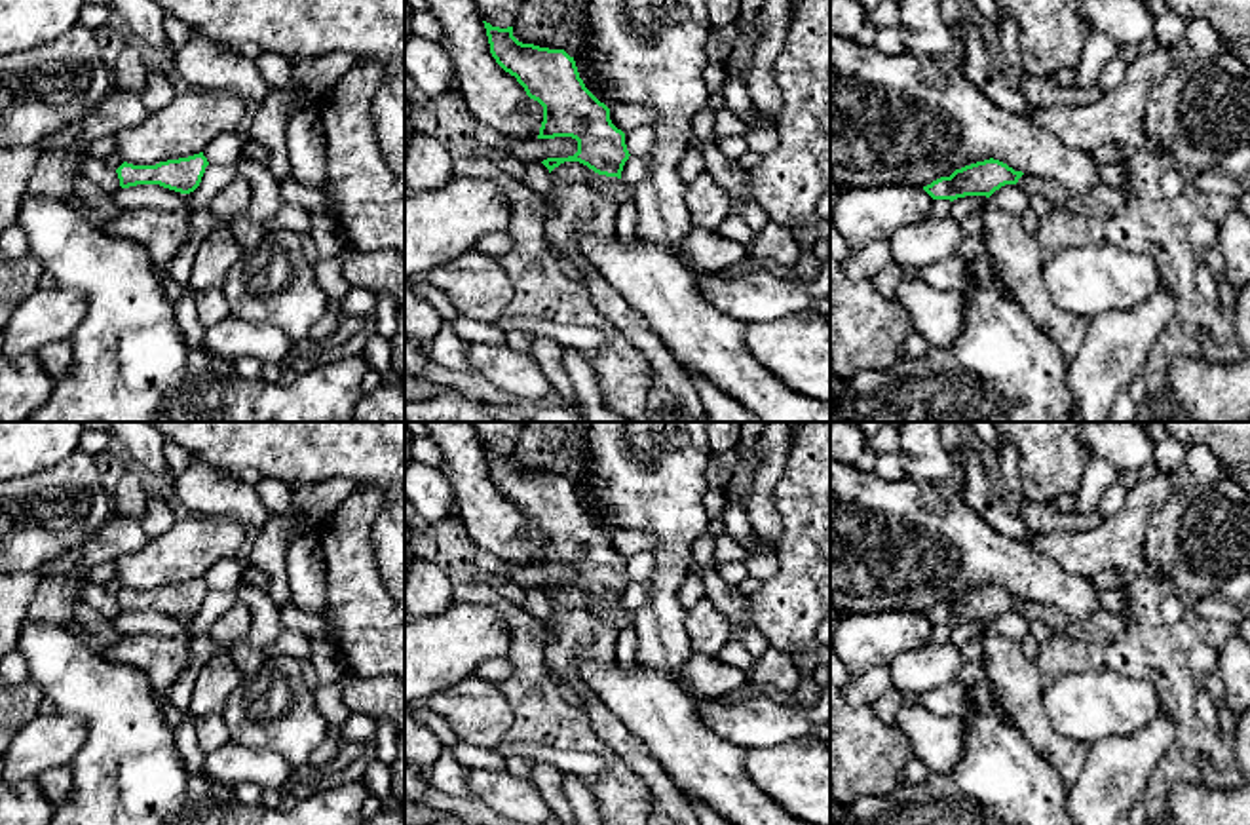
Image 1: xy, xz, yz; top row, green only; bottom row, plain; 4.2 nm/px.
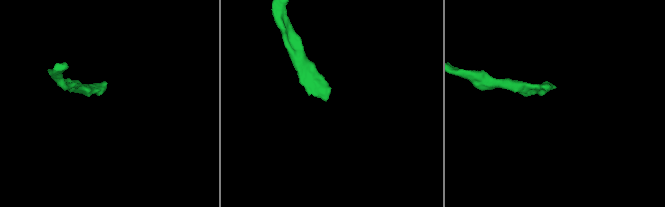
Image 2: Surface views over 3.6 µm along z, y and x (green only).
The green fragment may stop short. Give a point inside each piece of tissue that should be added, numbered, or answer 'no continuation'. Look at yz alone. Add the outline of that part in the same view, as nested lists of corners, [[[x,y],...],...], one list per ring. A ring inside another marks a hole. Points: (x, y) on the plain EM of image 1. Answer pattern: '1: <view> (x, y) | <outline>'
1: yz (1102, 626) | [[[1026,599],[1018,604],[1016,610],[1030,622],[1041,620],[1052,631],[1089,643],[1109,643],[1121,637],[1128,624],[1123,610],[1121,612],[1098,610],[1087,620],[1075,620],[1060,608],[1052,608]]]

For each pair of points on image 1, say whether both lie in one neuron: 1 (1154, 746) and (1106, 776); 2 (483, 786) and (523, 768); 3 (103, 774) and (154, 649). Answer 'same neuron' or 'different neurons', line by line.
1: same neuron
2: different neurons
3: different neurons

